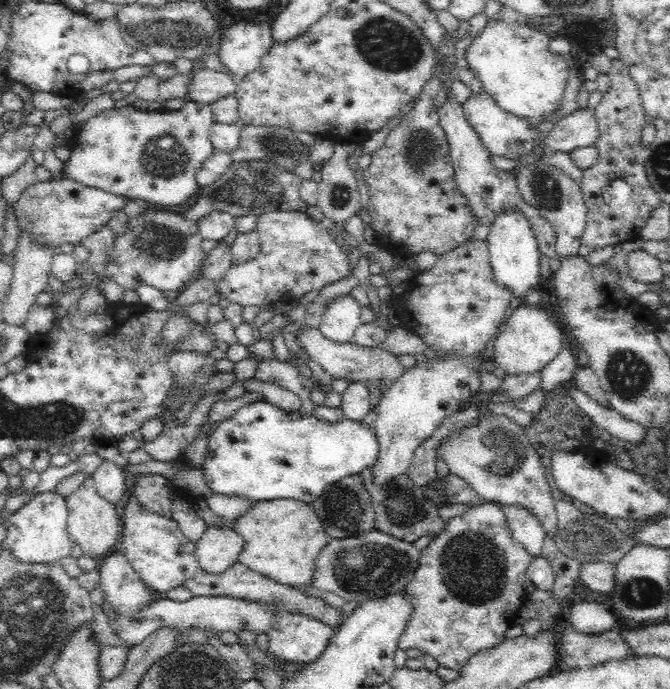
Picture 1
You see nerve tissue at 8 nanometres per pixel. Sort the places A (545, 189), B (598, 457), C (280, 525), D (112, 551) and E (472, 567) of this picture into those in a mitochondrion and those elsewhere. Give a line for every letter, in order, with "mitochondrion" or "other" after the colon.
A: mitochondrion
B: other
C: other
D: other
E: mitochondrion

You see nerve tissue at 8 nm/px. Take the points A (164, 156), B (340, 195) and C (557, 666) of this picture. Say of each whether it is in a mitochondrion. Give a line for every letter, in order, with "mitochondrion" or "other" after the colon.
A: mitochondrion
B: mitochondrion
C: other

